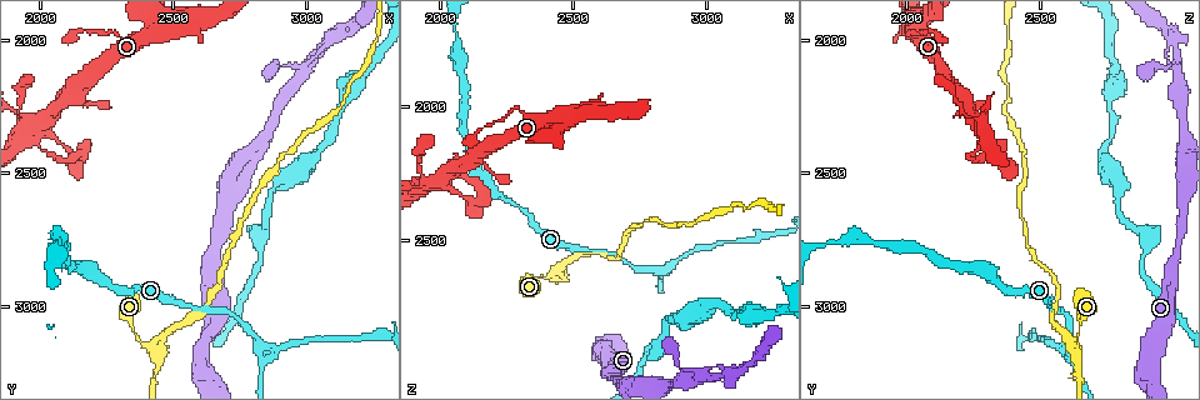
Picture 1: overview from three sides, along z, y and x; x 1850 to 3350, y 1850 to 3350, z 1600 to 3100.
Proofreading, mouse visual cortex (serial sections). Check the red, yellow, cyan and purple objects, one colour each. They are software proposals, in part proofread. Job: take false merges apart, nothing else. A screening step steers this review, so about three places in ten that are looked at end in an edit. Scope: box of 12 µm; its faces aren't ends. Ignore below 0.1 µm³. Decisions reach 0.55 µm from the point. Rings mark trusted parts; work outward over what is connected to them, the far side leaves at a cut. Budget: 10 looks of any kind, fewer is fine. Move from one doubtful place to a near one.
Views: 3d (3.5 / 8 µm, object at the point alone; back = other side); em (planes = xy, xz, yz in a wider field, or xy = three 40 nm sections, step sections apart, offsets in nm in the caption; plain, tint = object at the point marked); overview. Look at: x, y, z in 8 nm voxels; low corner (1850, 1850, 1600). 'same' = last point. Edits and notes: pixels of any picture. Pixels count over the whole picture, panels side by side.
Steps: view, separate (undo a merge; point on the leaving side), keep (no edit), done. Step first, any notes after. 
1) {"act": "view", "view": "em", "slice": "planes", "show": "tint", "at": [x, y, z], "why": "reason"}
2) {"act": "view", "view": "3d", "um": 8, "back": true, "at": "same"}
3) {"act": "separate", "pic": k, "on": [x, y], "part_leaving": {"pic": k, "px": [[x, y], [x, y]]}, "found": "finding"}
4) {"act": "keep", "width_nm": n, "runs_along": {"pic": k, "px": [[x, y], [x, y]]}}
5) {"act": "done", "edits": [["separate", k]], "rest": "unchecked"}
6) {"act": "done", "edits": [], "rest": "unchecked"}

{"act": "view", "view": "3d", "um": 3.5, "back": true, "at": [2410, 3150, 2640], "why": "arms part here"}

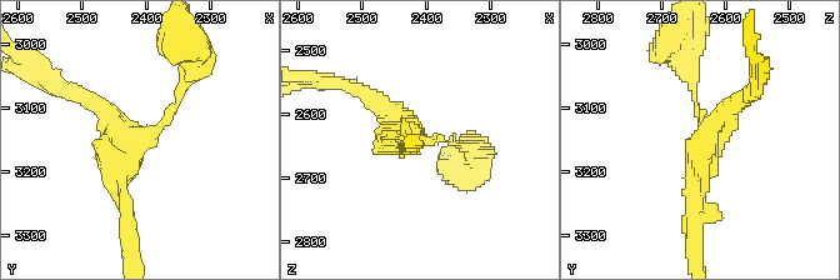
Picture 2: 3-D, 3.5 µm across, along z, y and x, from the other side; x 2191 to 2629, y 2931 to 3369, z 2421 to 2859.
{"act": "view", "view": "em", "slice": "planes", "show": "tint", "at": [2400, 3145, 2645]}

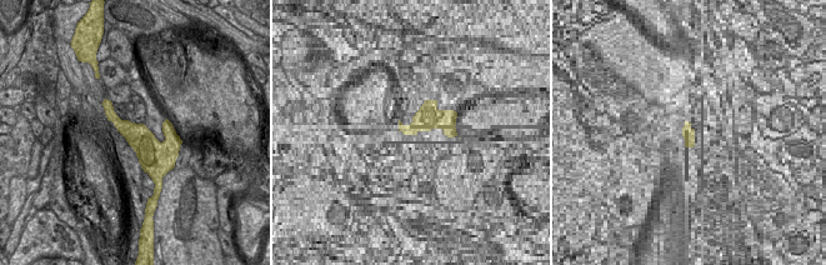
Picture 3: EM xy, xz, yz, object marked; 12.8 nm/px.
{"act": "keep", "runs_along": {"pic": 3, "px": [[106, 103], [145, 144], [171, 135]]}, "found": "one cell here"}

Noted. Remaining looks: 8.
{"act": "view", "view": "3d", "um": 3.5, "at": [2830, 3130, 2620]}

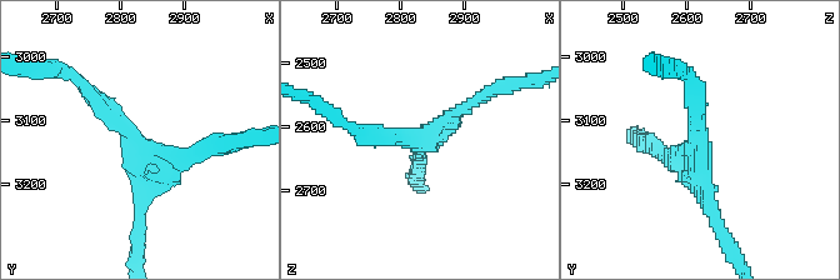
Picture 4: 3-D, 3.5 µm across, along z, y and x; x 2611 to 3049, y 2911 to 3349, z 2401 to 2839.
{"act": "view", "view": "em", "slice": "xy", "step": 5, "show": "tint", "at": [2825, 3135, 2615]}

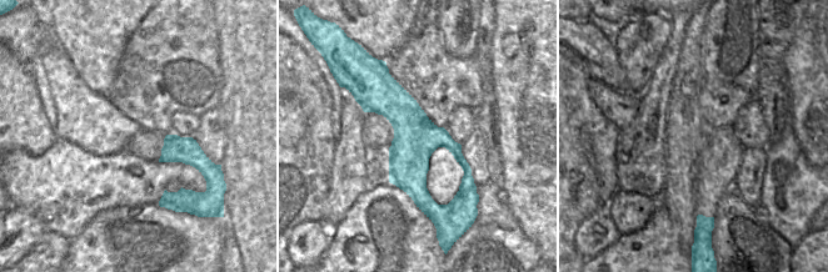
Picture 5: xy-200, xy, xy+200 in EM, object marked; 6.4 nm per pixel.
{"act": "keep", "runs_along": {"pic": 5, "px": [[379, 64], [434, 217]]}, "found": "all the same cell"}

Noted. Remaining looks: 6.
{"act": "view", "view": "3d", "um": 3.5, "at": [2120, 2430, 2360], "why": "thick turns thin"}

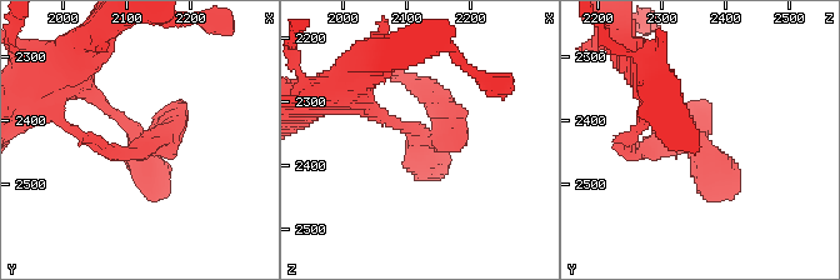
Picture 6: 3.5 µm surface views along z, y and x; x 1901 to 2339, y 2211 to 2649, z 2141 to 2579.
{"act": "view", "view": "em", "slice": "planes", "show": "tint", "at": "same"}

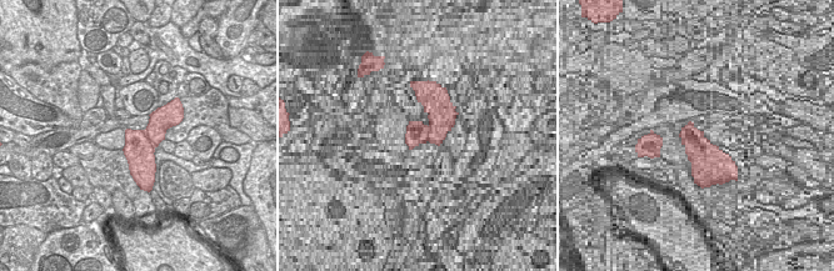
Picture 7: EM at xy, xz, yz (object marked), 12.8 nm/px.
{"act": "keep", "runs_along": {"pic": 6, "px": [[84, 85], [141, 139], [164, 139], [130, 154]]}, "found": "continuous, no second cell"}

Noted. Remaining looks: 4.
{"act": "view", "view": "3d", "um": 3.5, "at": [3000, 2100, 3010], "why": "arms part here"}

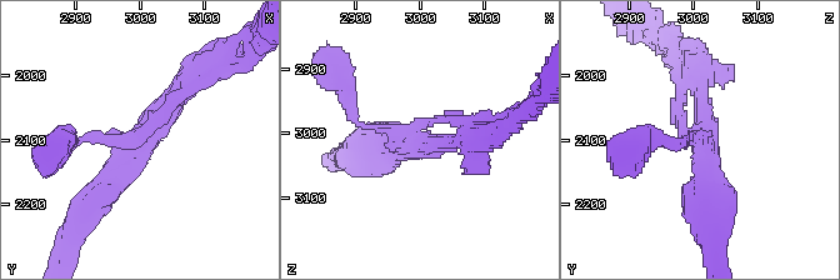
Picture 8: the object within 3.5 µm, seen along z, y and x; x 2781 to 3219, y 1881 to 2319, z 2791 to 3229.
{"act": "view", "view": "em", "slice": "planes", "show": "tint", "at": [3000, 2105, 3015], "why": "now the EM"}

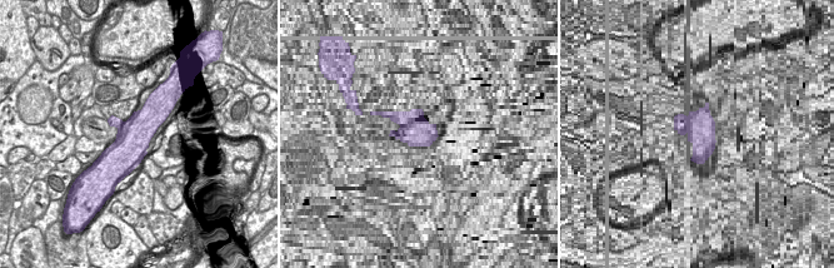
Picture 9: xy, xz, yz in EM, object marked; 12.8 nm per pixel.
{"act": "keep", "arms": 3, "runs_along": {"pic": 8, "px": [[85, 208], [193, 78]]}, "found": "one cell here"}

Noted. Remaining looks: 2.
{"act": "done", "edits": [], "rest": "unchecked"}

